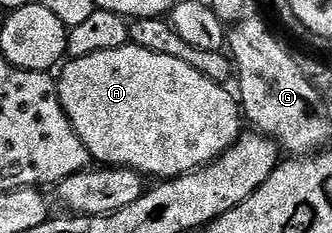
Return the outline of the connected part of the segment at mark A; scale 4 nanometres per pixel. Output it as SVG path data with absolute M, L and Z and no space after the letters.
M126 45L119 49L107 49L103 53L91 53L87 57L69 59L60 68L60 71L61 75L58 74L56 76L59 101L71 121L75 133L79 137L79 141L83 141L83 145L89 150L90 156L98 164L132 167L134 171L140 171L142 176L161 175L157 177L168 181L179 175L188 175L190 171L196 171L197 168L203 167L207 163L212 163L214 159L220 159L221 154L228 147L233 146L243 134L243 128L241 128L241 123L243 124L243 112L238 100L235 98L234 92L232 90L229 92L230 88L228 86L211 81L203 73L199 73L199 69L187 65L187 61L183 61L182 59L167 57L163 53L155 53L146 47Z

